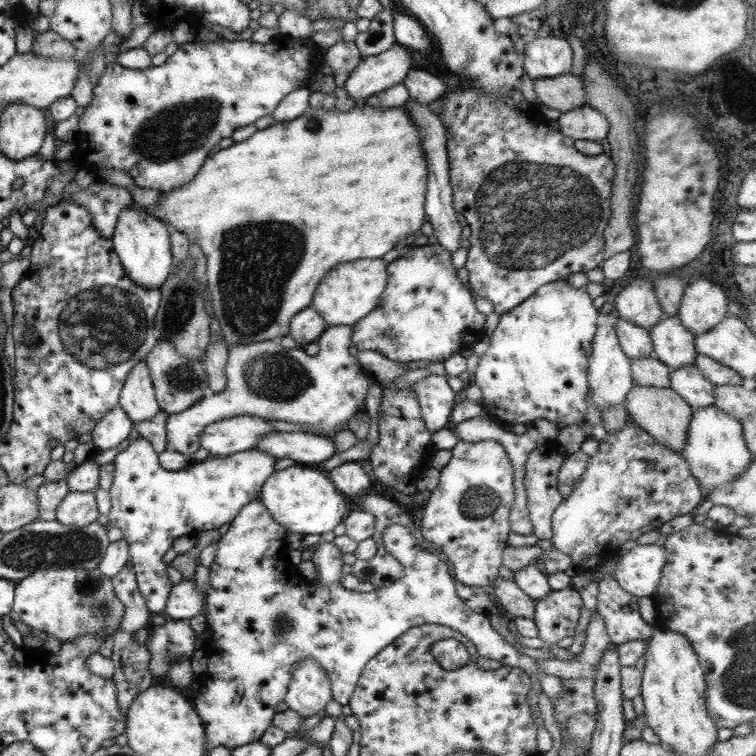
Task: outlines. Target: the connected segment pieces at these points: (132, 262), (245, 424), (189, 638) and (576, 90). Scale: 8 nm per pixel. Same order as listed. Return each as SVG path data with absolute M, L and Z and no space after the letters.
M133 200L116 212L114 231L110 240L121 267L123 267L123 272L135 285L147 290L159 289L172 271L173 257L170 251L168 229L165 222L149 215L142 206Z
M249 415L234 416L230 419L217 420L213 424L207 424L205 428L202 428L199 434L199 447L206 450L209 455L230 455L253 449L264 435L271 432L271 426L261 417Z
M166 619L162 625L149 625L144 642L149 651L149 673L154 684L167 677L171 661L191 660L198 652L194 648L196 637L184 621Z
M563 74L551 78L533 79L533 92L540 104L567 112L583 106L586 100L584 86L578 76Z

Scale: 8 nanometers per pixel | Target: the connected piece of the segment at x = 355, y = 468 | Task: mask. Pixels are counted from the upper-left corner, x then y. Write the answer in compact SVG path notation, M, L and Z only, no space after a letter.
M358 462L340 464L326 475L348 501L363 495L371 480L368 470Z

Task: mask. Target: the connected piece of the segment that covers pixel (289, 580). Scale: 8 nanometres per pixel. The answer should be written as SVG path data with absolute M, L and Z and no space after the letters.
M257 496L255 500L249 500L241 510L236 514L235 518L231 520L227 531L220 536L217 543L217 549L215 550L215 556L213 562L209 565L209 588L207 588L205 594L205 603L207 609L207 615L205 617L206 626L209 626L209 631L211 631L210 636L206 643L207 651L205 652L208 659L206 663L205 674L208 676L208 682L203 685L203 693L200 693L199 698L193 700L193 706L195 712L198 714L201 722L204 724L205 740L203 746L203 754L209 752L217 746L225 746L225 748L235 748L236 746L243 746L244 744L249 744L250 742L257 741L258 738L263 734L263 731L267 726L271 725L271 720L273 714L275 714L275 706L279 702L284 700L286 695L287 685L289 684L289 679L291 679L291 671L293 671L293 663L297 663L299 659L313 659L315 663L319 663L321 670L325 671L325 676L329 679L329 685L331 685L331 698L345 706L348 704L349 697L352 695L355 684L360 676L361 670L365 663L375 656L383 647L387 644L391 644L391 641L397 636L401 636L403 632L409 627L421 626L423 624L435 624L441 625L451 630L455 630L467 637L476 647L478 656L483 656L483 658L489 658L489 660L498 660L502 665L507 665L510 667L520 668L523 672L527 672L529 676L533 676L541 690L545 693L545 696L551 701L555 700L555 696L559 694L561 689L561 679L556 676L545 675L537 665L535 665L535 659L529 656L519 653L512 645L506 642L501 635L495 631L491 625L489 625L489 619L487 619L486 614L473 612L467 605L465 605L457 595L455 595L455 587L453 584L453 578L447 570L446 562L441 560L437 556L437 553L427 552L425 549L421 548L415 538L412 536L410 529L405 528L399 524L391 524L387 526L386 530L381 532L381 540L383 541L383 547L387 553L393 555L401 565L403 565L403 577L399 580L392 581L389 585L384 585L383 587L377 587L370 592L357 592L353 590L347 590L342 588L339 584L339 579L341 579L341 567L343 561L341 560L342 552L333 544L333 542L324 542L318 544L317 548L314 550L312 557L310 559L311 563L315 566L315 570L318 572L319 584L312 584L307 580L301 578L298 575L296 567L287 561L285 558L287 548L284 544L284 538L287 535L287 531L280 525L277 524L272 518L267 509L261 504L260 497Z

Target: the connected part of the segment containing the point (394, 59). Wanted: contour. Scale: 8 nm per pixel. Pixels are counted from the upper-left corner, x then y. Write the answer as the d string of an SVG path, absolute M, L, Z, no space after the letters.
M395 44L376 55L363 56L344 81L343 89L353 101L381 92L402 82L414 64L413 54Z

